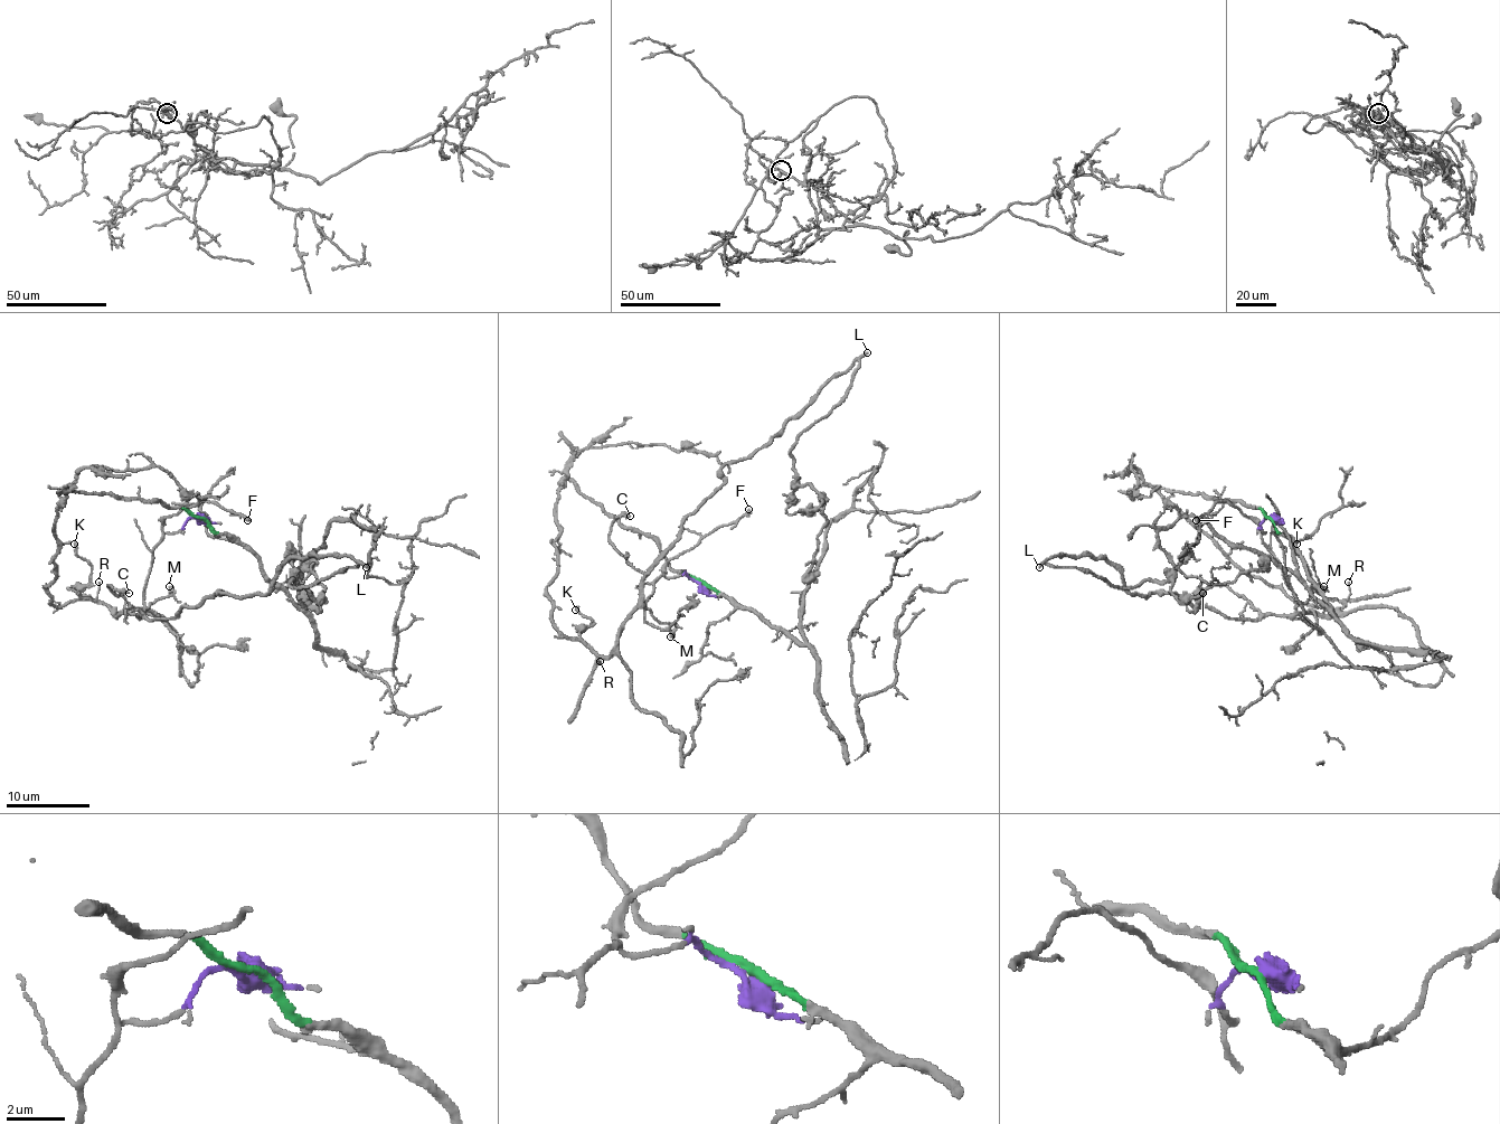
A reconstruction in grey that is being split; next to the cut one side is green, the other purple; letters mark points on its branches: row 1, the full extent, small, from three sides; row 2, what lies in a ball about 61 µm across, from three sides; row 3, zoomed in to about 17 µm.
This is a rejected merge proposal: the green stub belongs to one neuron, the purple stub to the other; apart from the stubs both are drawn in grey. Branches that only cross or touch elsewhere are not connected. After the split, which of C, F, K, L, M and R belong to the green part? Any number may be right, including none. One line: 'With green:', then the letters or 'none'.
With green: none

